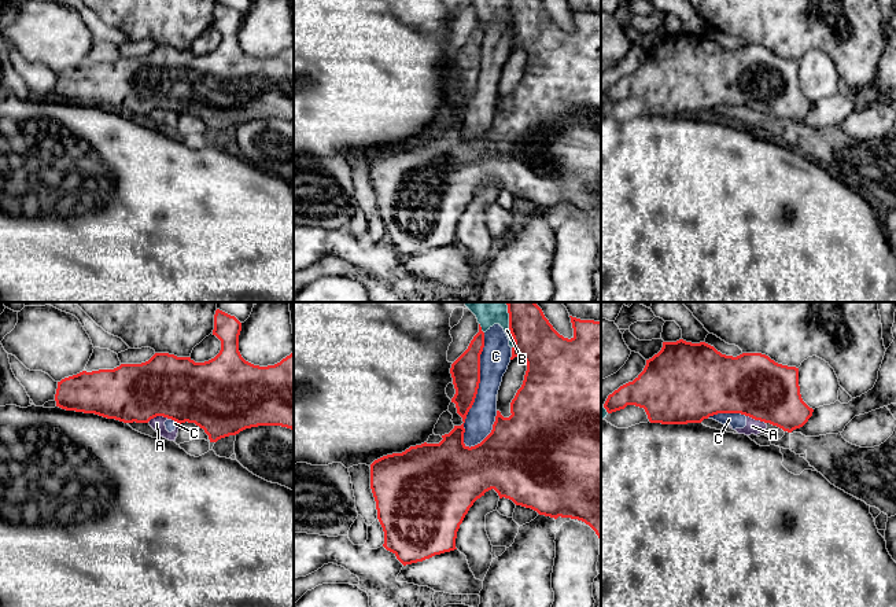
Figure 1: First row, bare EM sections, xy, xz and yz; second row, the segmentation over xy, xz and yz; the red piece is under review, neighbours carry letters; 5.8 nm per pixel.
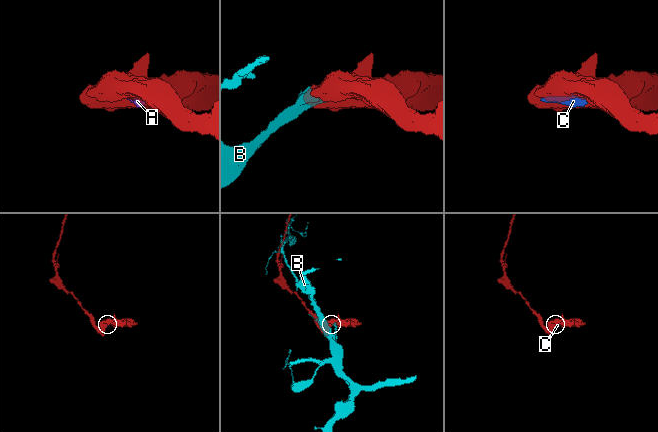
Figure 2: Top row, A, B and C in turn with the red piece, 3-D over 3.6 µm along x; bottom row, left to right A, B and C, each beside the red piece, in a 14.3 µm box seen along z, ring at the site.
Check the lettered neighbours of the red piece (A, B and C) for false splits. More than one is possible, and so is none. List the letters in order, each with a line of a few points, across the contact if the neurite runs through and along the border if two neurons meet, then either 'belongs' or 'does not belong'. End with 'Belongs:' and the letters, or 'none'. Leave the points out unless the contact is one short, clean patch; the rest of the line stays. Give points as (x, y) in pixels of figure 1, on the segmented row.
A: line xy (169, 418), (154, 416), (147, 422); does not belong
B: does not belong
C: does not belong
Belongs: none

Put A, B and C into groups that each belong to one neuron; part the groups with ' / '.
A B C

